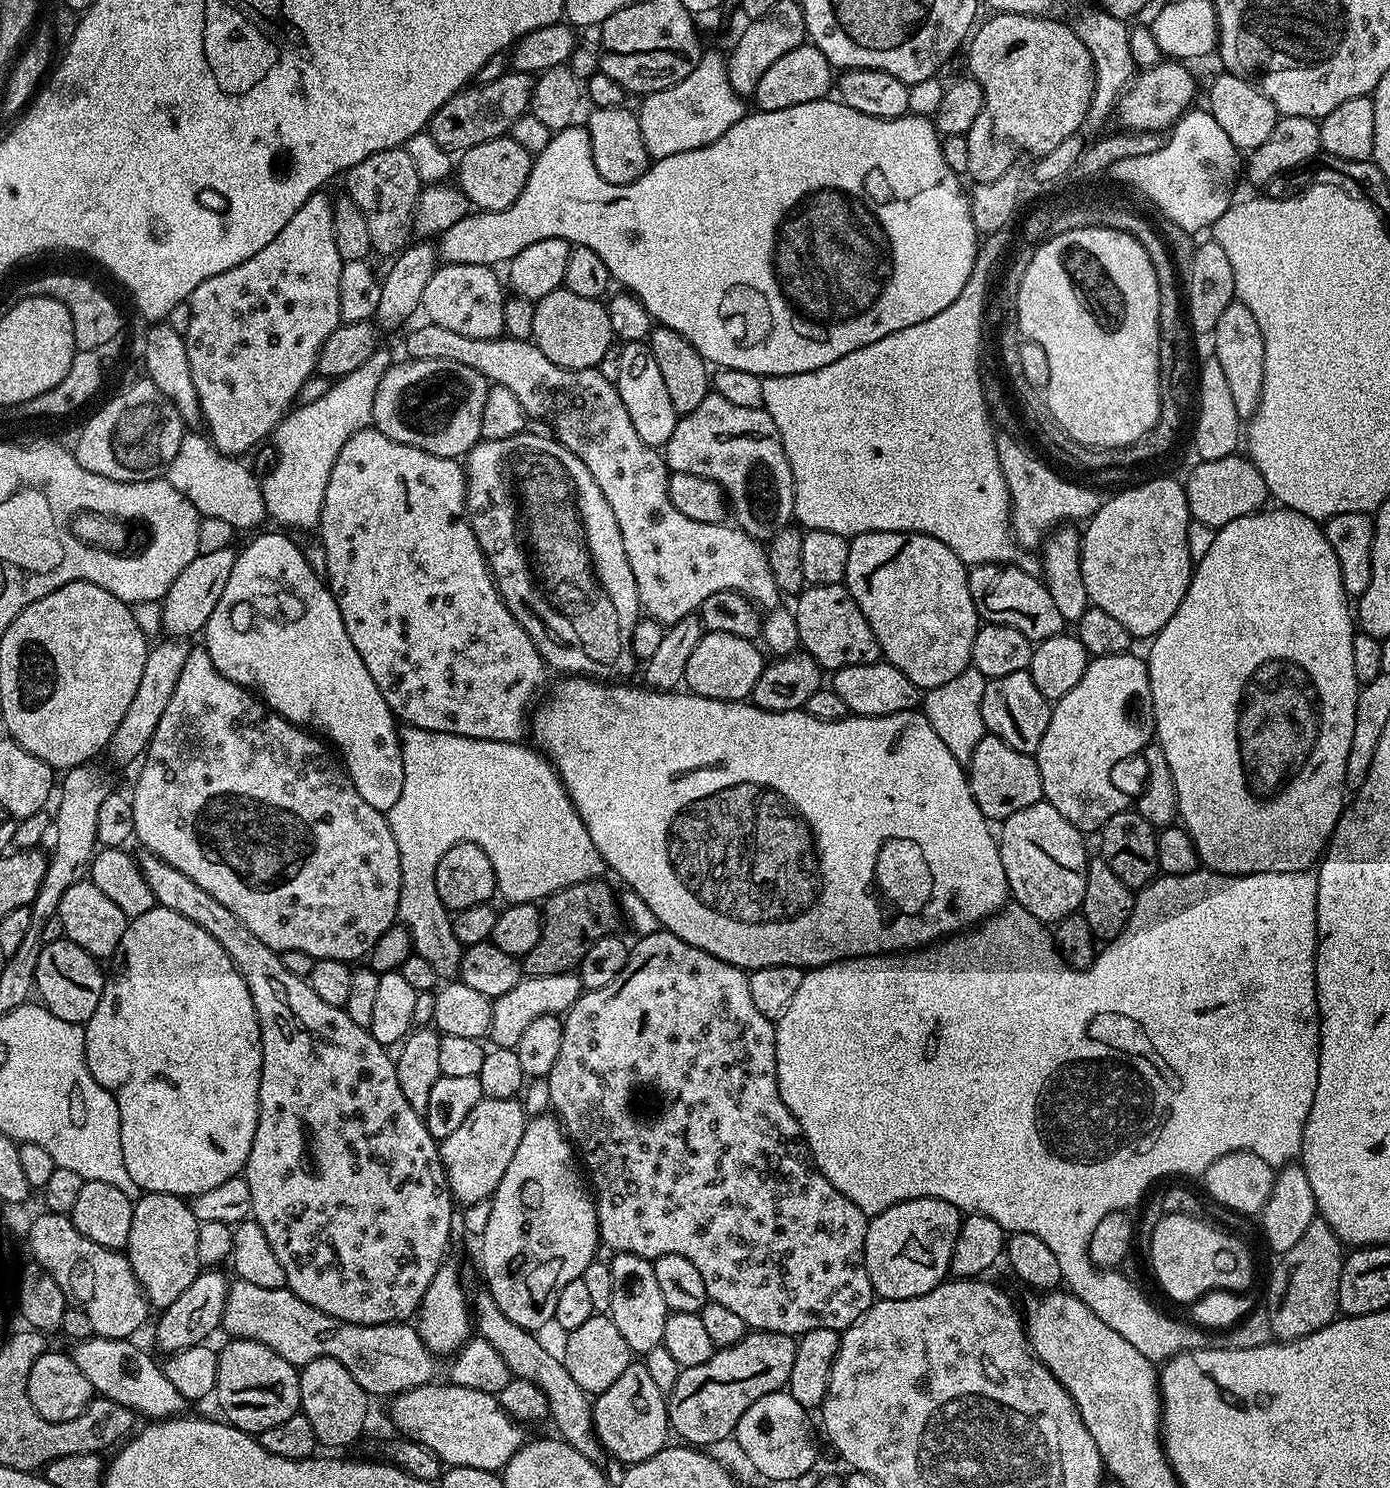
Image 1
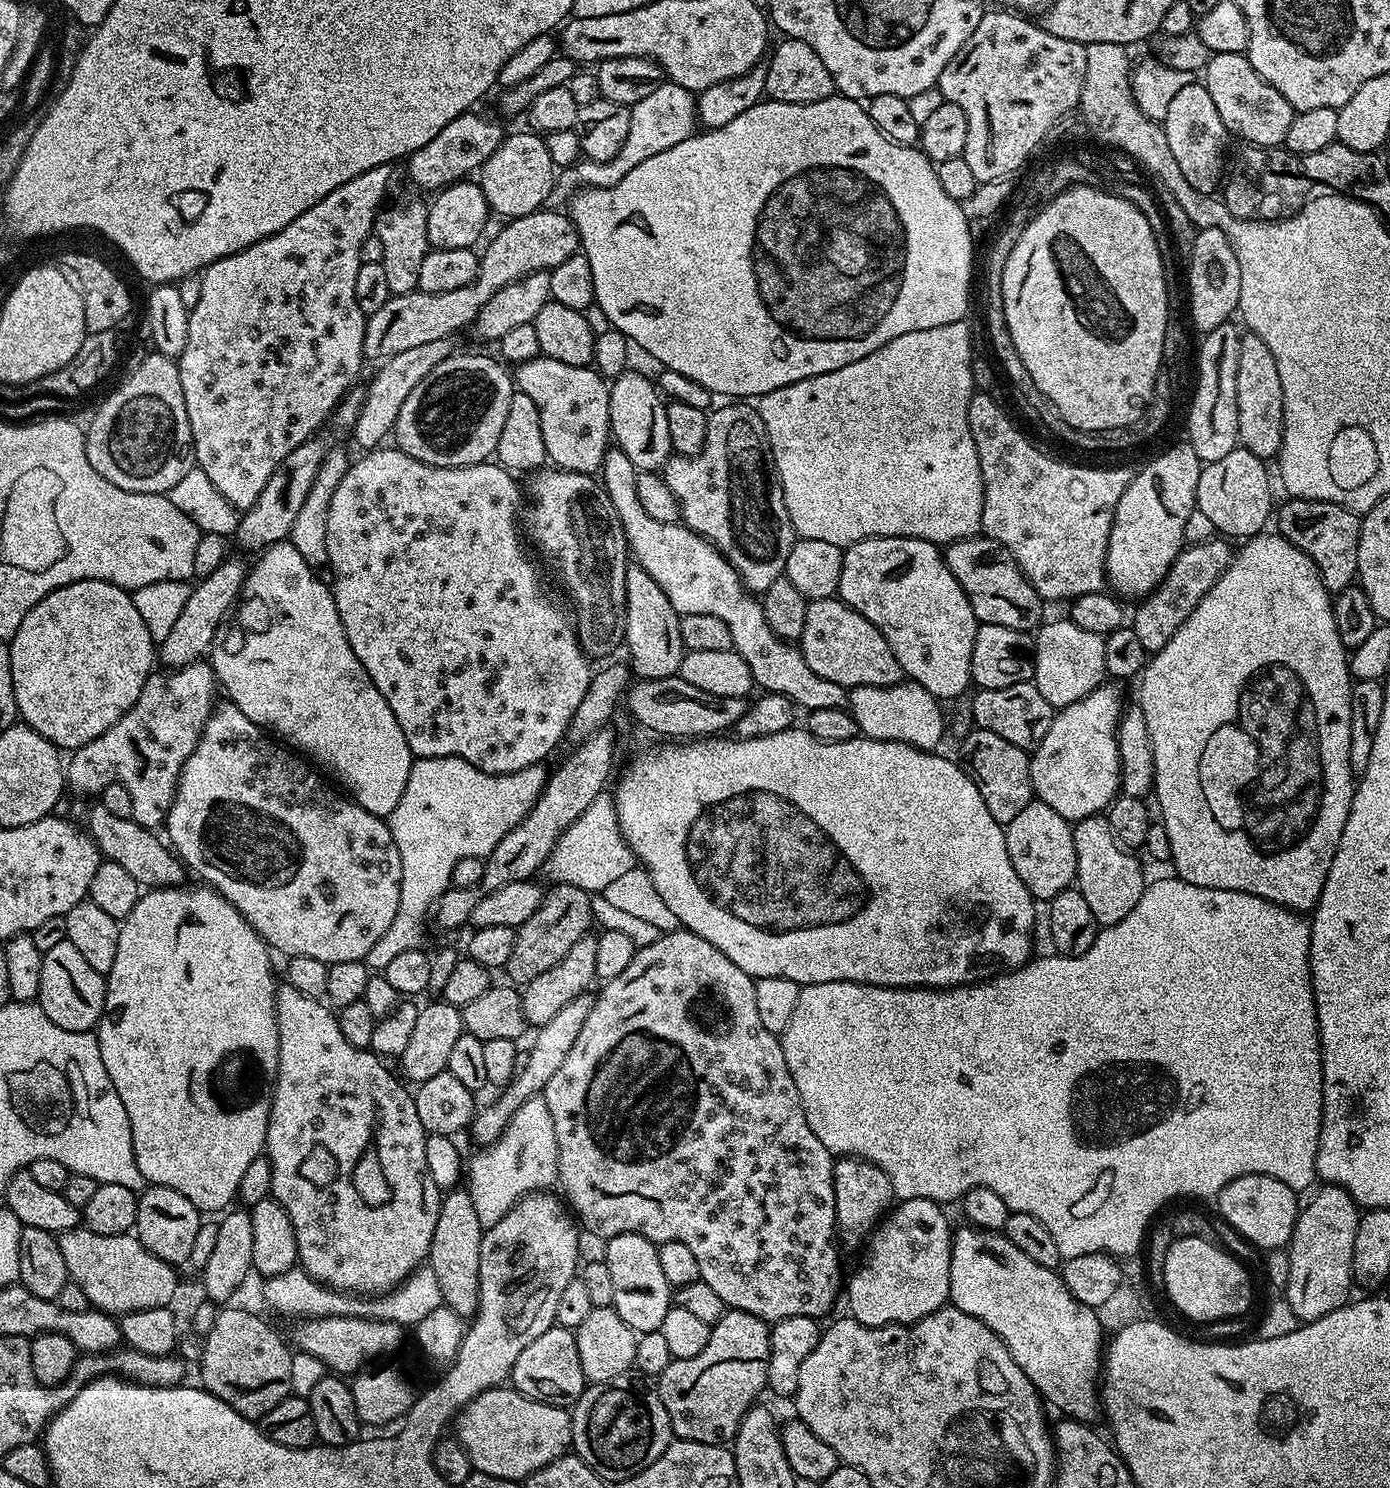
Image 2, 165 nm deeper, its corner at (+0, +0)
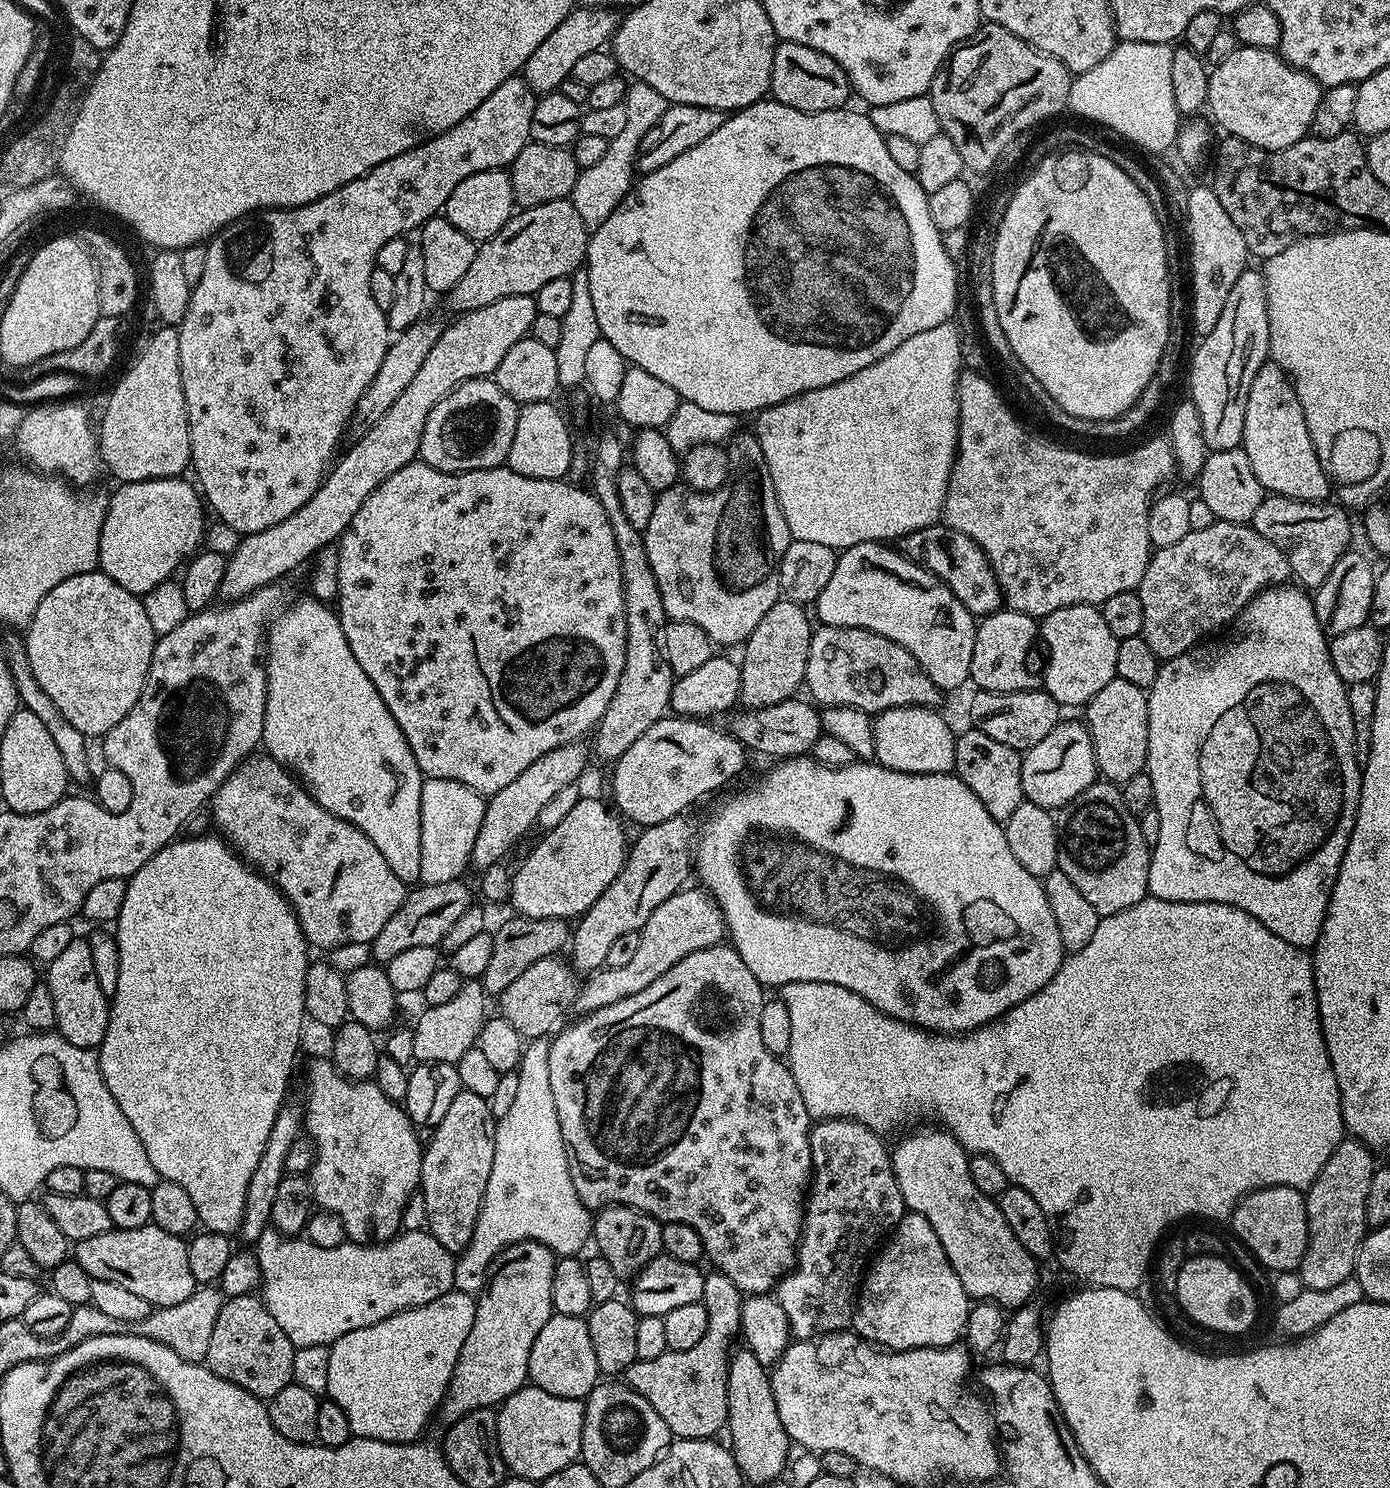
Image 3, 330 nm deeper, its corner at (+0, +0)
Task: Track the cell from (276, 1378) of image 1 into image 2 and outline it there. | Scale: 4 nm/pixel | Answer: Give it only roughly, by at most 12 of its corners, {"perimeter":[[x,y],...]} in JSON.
{"perimeter":[[217,1311],[199,1383],[247,1420],[293,1391],[286,1340]]}

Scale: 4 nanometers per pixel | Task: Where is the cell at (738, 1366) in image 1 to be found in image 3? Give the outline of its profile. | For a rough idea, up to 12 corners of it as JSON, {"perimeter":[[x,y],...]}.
{"perimeter":[[704,1272],[706,1334],[622,1373],[673,1437],[728,1422],[745,1297]]}

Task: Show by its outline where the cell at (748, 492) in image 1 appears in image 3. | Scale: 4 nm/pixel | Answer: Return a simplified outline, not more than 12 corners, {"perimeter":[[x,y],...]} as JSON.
{"perimeter":[[755,431],[718,490],[657,495],[644,545],[668,620],[740,646],[790,537]]}

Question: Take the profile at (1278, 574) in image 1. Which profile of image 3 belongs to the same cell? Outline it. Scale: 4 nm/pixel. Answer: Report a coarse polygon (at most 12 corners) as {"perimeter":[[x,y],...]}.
{"perimeter":[[1303,587],[1165,660],[1148,891],[1315,949],[1354,830]]}

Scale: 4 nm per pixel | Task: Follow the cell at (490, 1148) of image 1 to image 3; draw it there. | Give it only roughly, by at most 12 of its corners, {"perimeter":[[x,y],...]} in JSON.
{"perimeter":[[703,887],[666,898],[628,965],[579,985],[577,1013],[622,1002],[725,939]]}

